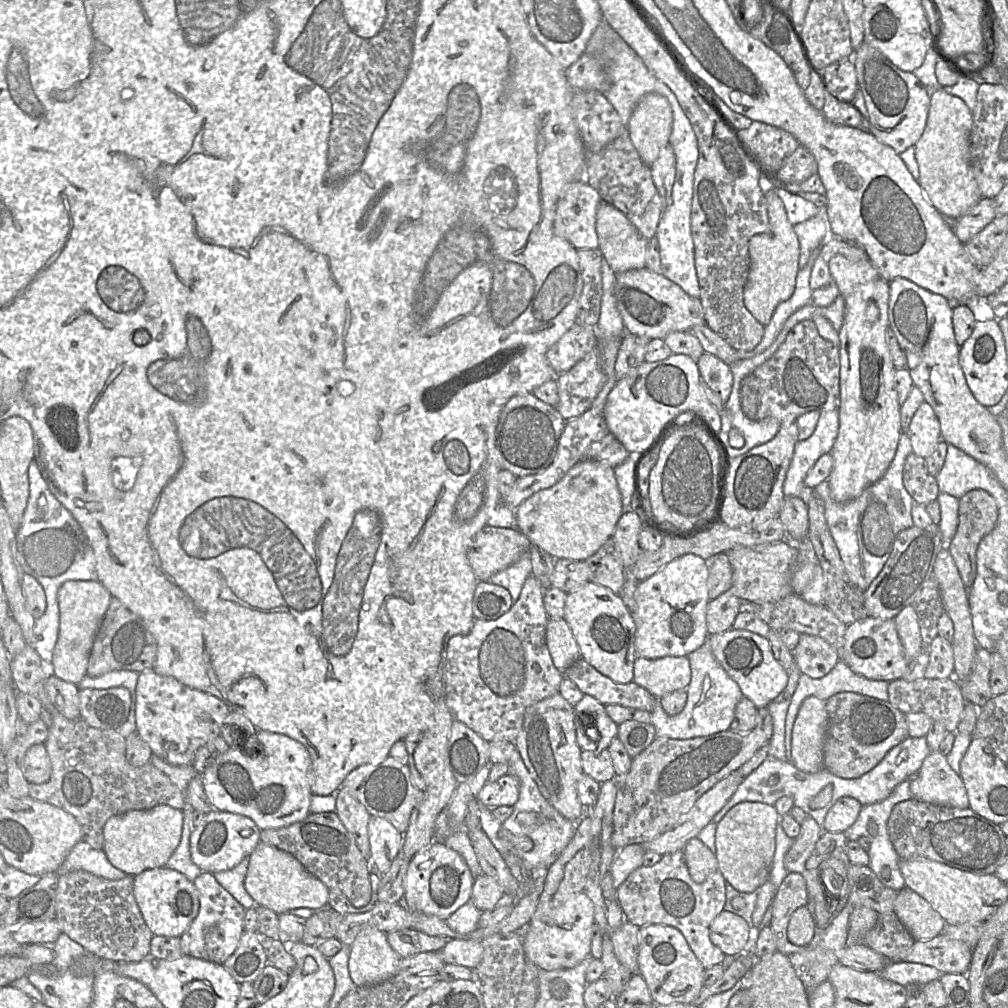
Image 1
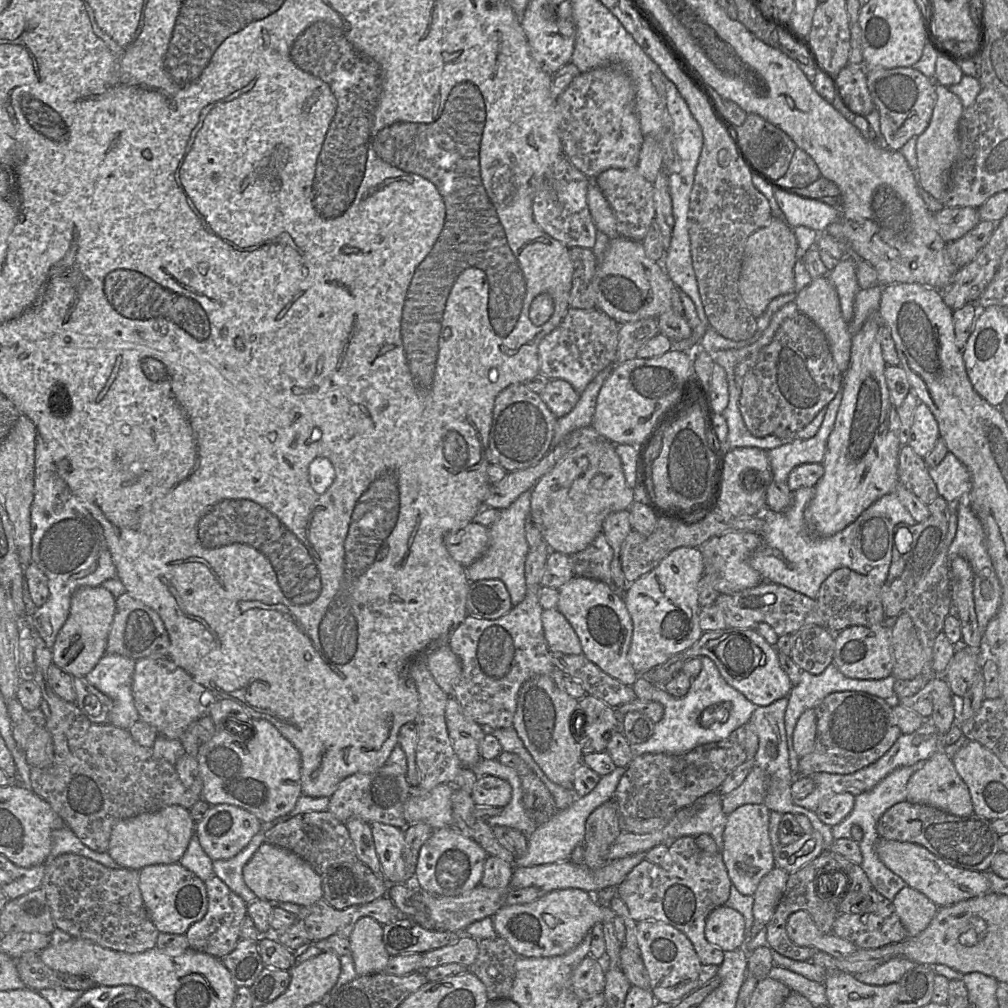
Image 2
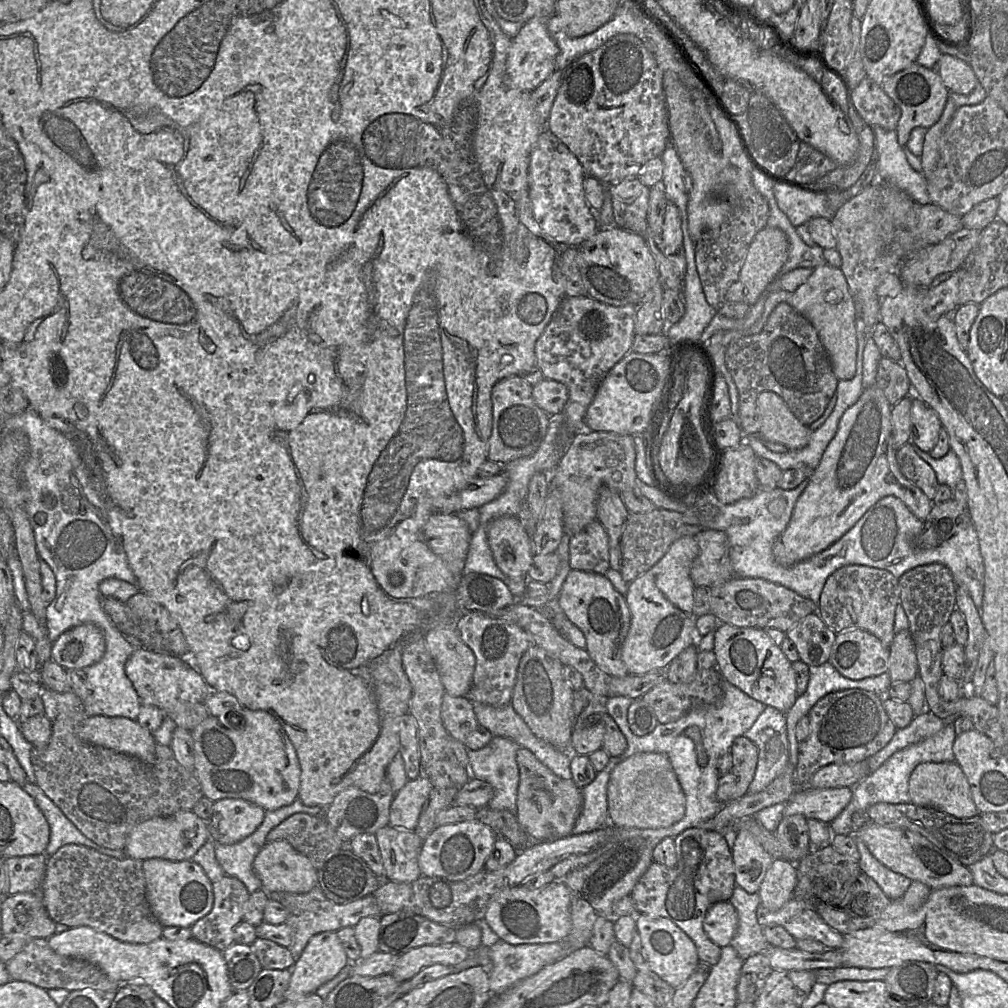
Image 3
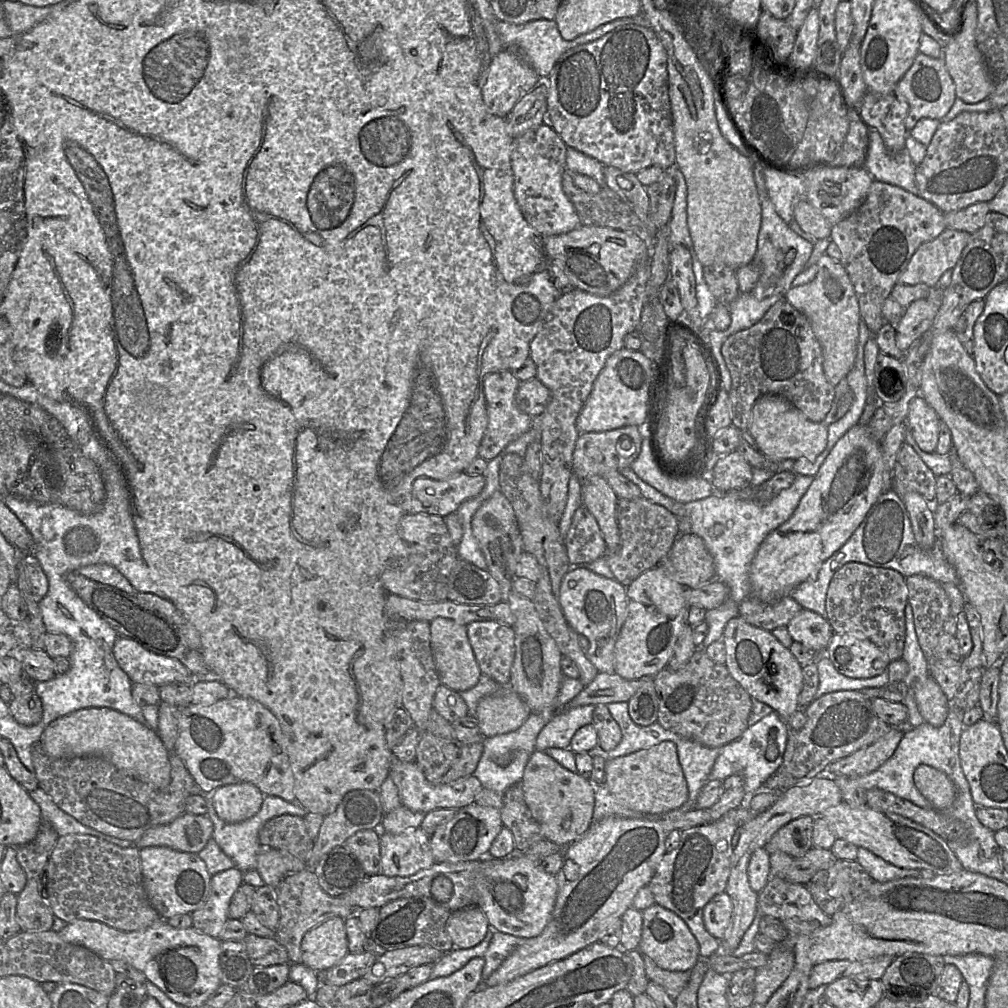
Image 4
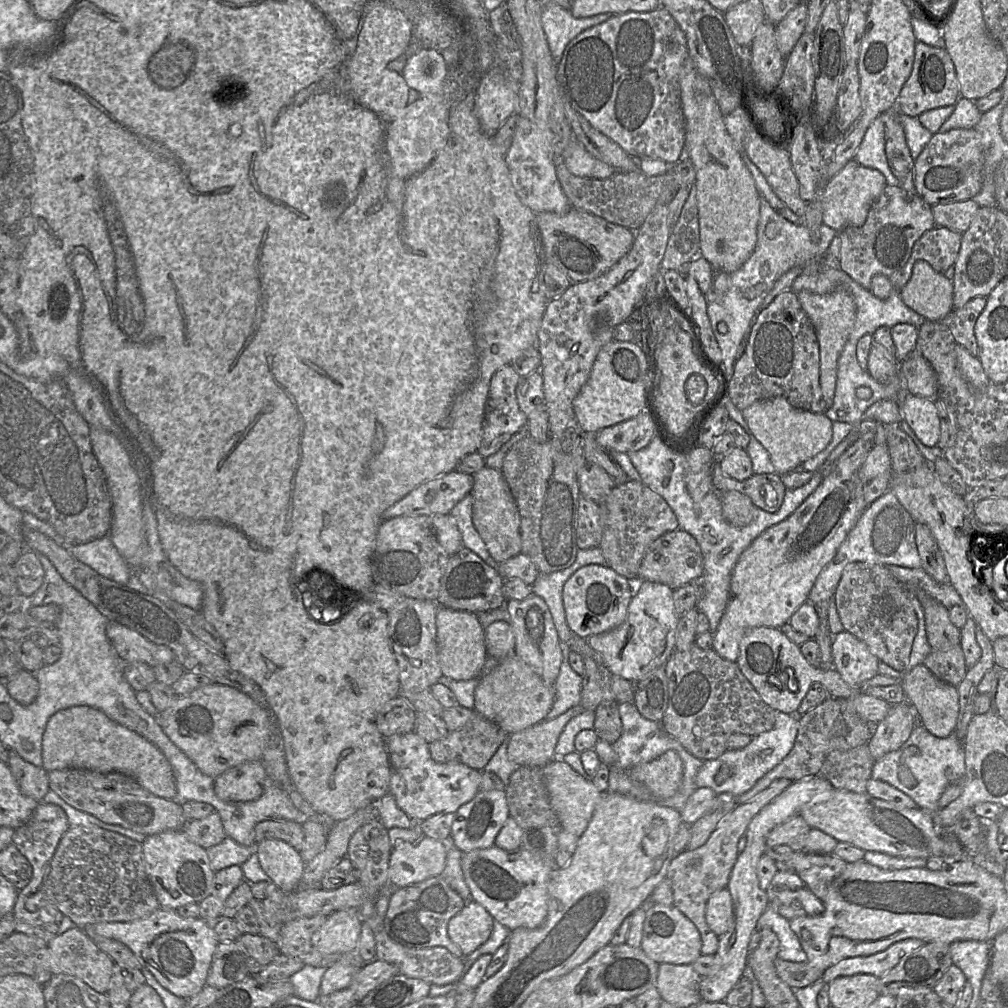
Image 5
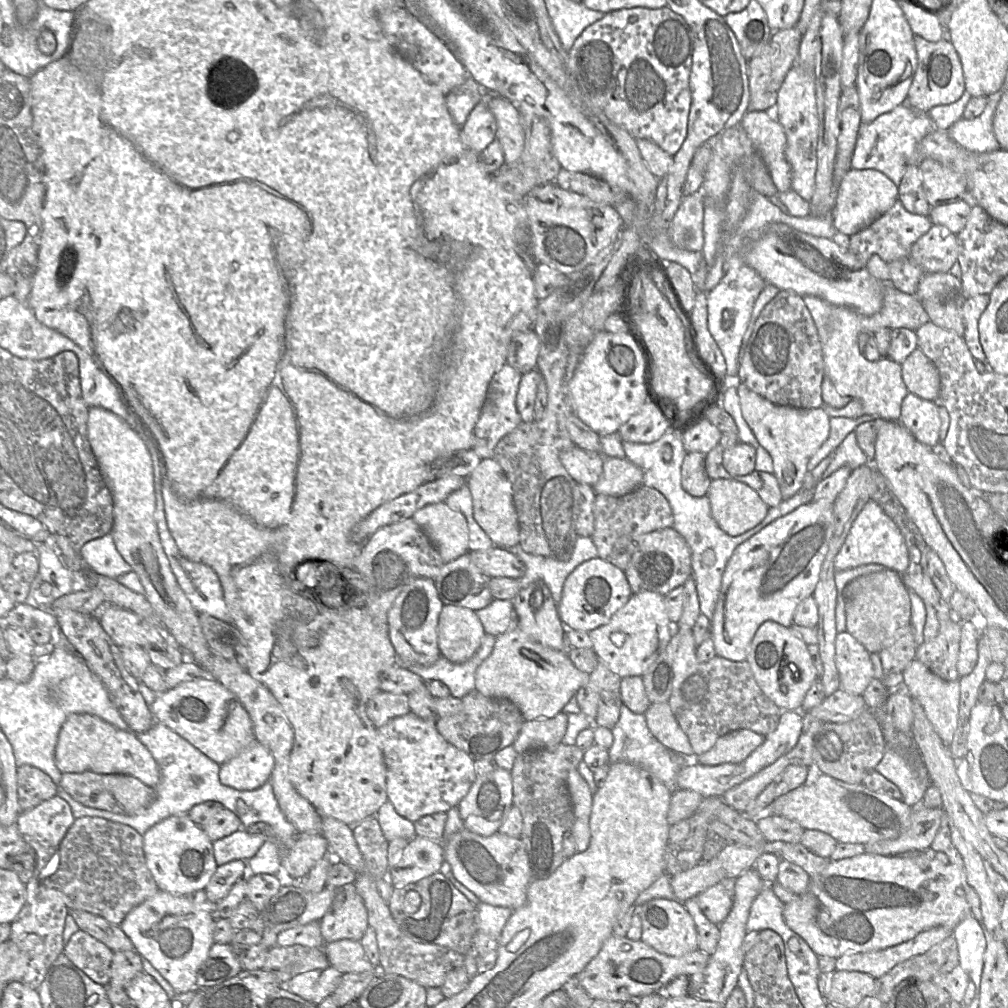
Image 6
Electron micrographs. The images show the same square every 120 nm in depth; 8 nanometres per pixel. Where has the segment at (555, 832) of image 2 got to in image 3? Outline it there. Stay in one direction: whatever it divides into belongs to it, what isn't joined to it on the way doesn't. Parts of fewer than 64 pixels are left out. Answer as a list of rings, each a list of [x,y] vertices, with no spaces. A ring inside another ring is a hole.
[[[622,755],[611,757],[606,767],[597,773],[588,786],[581,789],[583,806],[572,834],[583,834],[604,827],[608,821],[607,787],[614,767],[622,762]]]

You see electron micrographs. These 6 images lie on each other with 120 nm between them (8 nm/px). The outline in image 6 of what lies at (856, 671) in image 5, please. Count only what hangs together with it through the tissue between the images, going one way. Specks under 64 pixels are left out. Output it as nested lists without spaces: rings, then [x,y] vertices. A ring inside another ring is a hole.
[[[848,631],[836,635],[835,662],[841,688],[851,694],[863,695],[874,676],[873,664],[867,649]]]

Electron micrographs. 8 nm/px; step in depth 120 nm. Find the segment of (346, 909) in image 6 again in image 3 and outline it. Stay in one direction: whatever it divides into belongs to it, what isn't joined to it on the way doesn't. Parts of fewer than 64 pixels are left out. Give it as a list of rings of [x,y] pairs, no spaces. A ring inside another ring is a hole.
[[[326,931],[314,935],[291,968],[292,976],[284,1000],[299,1000],[316,992],[320,986],[339,974],[349,962],[337,932]]]

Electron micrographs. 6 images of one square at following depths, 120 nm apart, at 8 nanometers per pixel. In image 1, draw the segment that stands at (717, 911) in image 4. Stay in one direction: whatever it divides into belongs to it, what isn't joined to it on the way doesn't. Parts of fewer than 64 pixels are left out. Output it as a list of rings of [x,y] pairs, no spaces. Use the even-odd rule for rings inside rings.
[[[725,909],[711,922],[710,941],[726,955],[740,955],[750,945],[750,929],[740,916]]]

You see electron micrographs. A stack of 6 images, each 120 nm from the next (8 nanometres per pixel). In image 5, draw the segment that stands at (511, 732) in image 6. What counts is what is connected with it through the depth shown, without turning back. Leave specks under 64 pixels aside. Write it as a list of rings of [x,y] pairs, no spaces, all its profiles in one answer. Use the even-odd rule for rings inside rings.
[[[475,712],[462,727],[450,731],[445,738],[430,743],[429,751],[431,758],[437,763],[457,762],[482,771],[507,738],[509,734],[499,725]]]

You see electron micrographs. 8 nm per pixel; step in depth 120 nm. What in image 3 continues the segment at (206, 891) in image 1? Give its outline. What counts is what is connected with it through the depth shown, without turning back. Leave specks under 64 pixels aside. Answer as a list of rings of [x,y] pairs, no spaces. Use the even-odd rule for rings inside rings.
[[[224,875],[221,879],[213,882],[212,890],[214,896],[212,909],[206,916],[193,924],[191,927],[191,936],[201,943],[224,951],[235,943],[235,930],[244,921],[243,915],[250,893],[243,882],[229,875]]]

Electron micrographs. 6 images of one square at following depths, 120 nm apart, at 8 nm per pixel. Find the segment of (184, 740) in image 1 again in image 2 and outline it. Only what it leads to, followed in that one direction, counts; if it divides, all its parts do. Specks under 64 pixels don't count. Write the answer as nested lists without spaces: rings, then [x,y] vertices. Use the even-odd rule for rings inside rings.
[[[151,656],[135,661],[132,694],[139,718],[153,726],[158,735],[169,739],[180,739],[192,722],[209,716],[218,700],[168,656]]]

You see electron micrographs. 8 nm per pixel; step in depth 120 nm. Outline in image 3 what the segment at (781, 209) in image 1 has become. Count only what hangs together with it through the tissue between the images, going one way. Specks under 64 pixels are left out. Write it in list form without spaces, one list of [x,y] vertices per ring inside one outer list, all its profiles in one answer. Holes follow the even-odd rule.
[[[766,226],[754,236],[739,273],[749,306],[754,305],[779,276],[788,252],[788,239],[778,228]]]

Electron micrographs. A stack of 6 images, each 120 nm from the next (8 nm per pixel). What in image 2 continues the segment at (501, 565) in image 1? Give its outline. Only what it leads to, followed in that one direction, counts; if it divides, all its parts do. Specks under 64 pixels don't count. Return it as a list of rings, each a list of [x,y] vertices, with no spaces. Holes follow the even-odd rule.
[[[472,521],[462,529],[447,533],[444,544],[450,556],[467,568],[486,551],[489,529]]]

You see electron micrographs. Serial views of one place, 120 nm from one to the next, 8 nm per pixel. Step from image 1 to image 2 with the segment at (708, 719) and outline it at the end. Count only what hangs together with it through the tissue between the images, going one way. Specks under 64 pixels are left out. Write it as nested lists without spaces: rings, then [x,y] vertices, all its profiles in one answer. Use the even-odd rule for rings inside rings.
[[[702,656],[700,660],[701,670],[692,679],[688,692],[681,698],[671,696],[663,687],[653,684],[644,676],[639,676],[632,685],[638,699],[658,702],[664,708],[663,717],[655,724],[652,736],[643,743],[630,744],[633,758],[647,753],[683,754],[700,745],[728,739],[734,730],[750,720],[758,706],[730,686],[709,657]],[[704,711],[705,714],[720,713],[721,717],[704,722],[702,715]]]

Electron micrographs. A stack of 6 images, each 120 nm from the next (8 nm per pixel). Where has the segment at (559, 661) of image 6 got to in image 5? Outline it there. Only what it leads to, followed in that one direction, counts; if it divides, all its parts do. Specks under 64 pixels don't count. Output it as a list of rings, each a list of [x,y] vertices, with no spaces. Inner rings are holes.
[[[513,654],[498,662],[477,685],[473,710],[511,735],[546,719],[553,700],[554,685],[546,684],[531,667]]]

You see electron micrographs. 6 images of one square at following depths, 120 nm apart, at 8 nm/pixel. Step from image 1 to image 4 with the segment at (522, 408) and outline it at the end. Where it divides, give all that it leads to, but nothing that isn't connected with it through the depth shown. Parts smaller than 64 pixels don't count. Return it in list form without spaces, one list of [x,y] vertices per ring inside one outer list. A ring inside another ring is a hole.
[[[509,370],[491,373],[484,380],[488,425],[482,438],[478,455],[487,461],[495,458],[509,443],[516,440],[536,424],[536,419],[517,407],[515,395],[519,383],[520,381]]]

